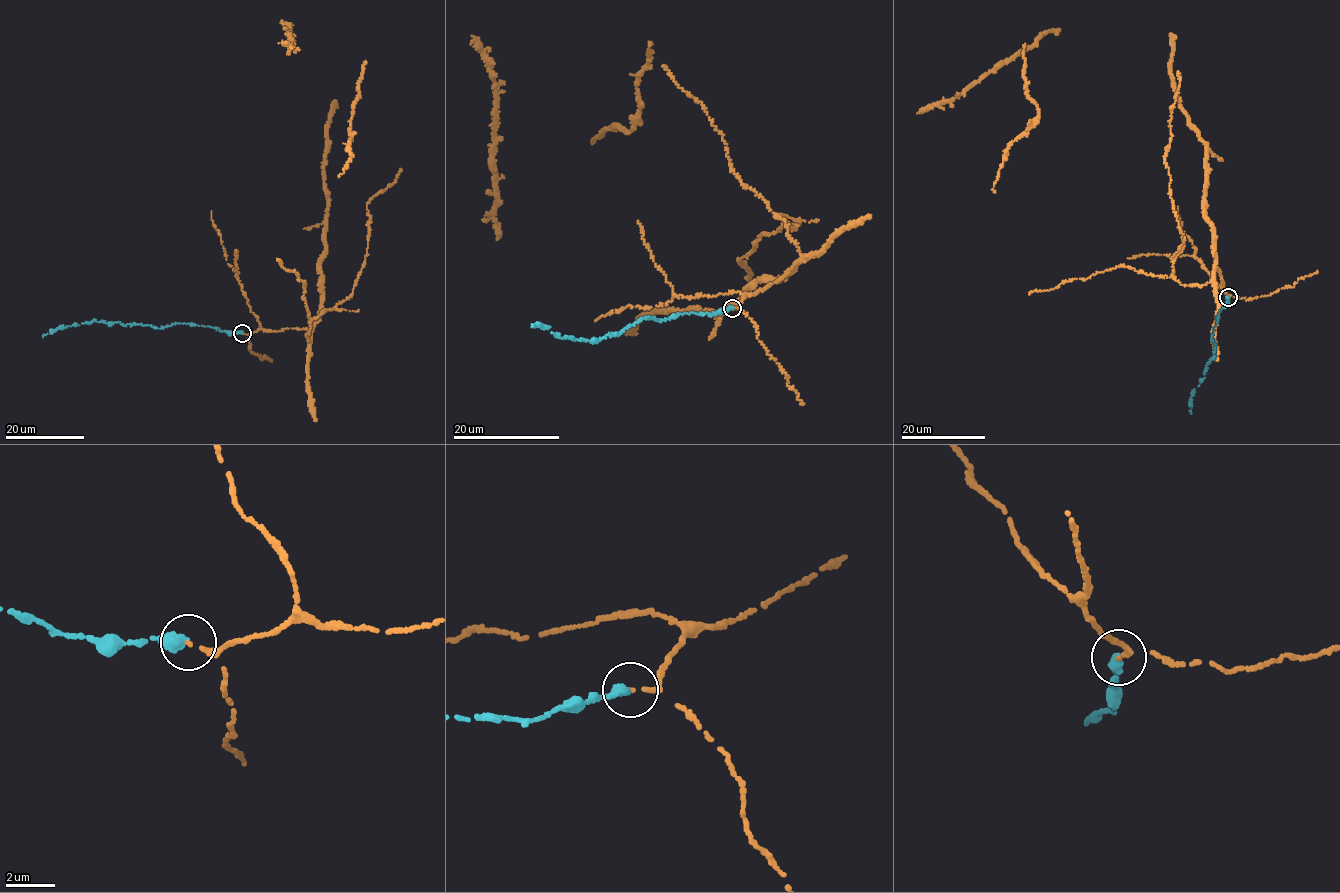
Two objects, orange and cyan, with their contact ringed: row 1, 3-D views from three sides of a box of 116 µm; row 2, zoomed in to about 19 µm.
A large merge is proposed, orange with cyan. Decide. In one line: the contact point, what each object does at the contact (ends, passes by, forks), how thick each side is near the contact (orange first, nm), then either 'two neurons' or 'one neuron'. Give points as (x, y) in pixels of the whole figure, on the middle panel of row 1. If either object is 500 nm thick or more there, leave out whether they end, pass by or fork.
(732, 308) | orange ends | cyan ends | 170/400 nm | two neurons

